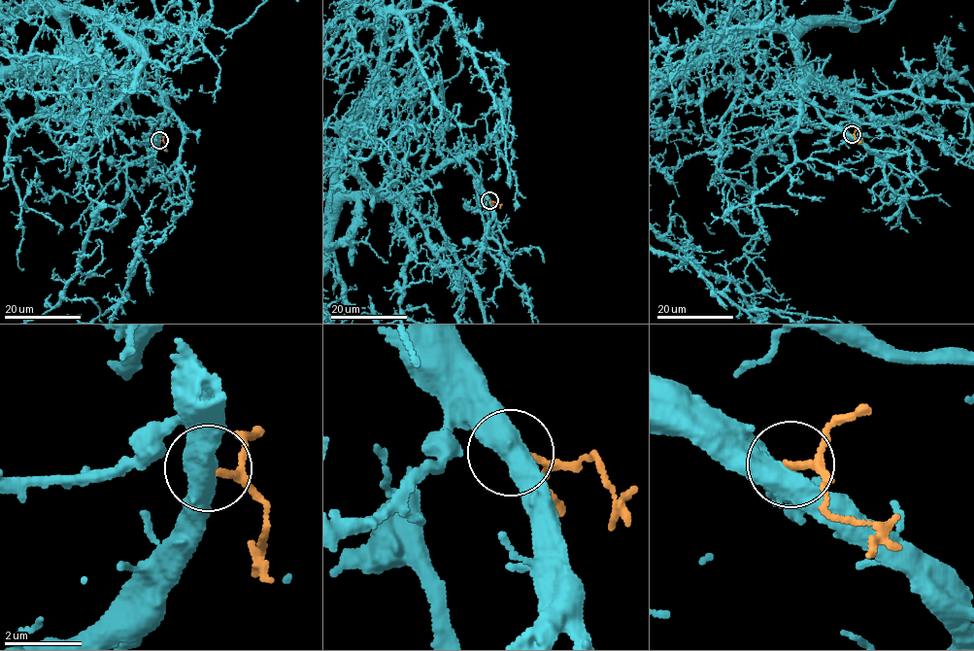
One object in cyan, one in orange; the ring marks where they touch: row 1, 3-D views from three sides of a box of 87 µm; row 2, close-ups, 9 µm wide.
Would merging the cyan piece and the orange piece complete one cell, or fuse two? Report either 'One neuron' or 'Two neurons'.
One neuron

